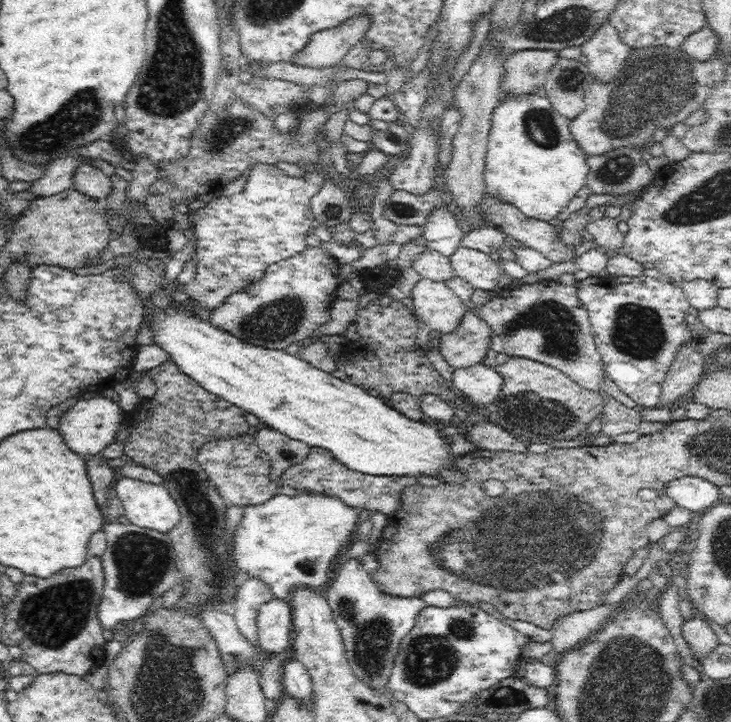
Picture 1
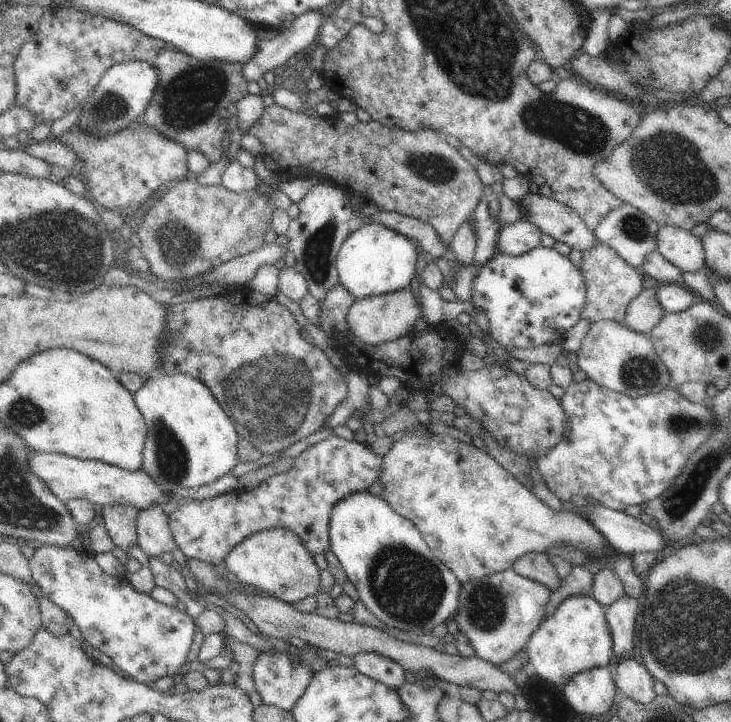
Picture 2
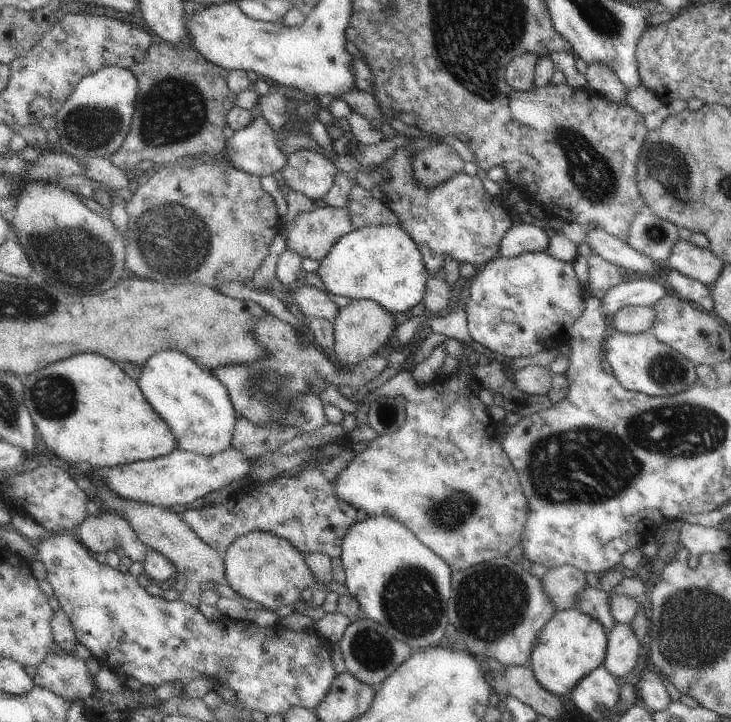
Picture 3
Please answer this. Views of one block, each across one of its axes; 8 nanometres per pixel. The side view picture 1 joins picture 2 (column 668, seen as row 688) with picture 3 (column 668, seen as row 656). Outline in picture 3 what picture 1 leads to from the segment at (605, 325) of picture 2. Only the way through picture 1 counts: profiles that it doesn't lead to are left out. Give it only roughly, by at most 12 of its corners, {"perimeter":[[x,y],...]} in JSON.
{"perimeter":[[653,329],[614,330],[604,360],[629,391],[681,393],[696,367]]}

